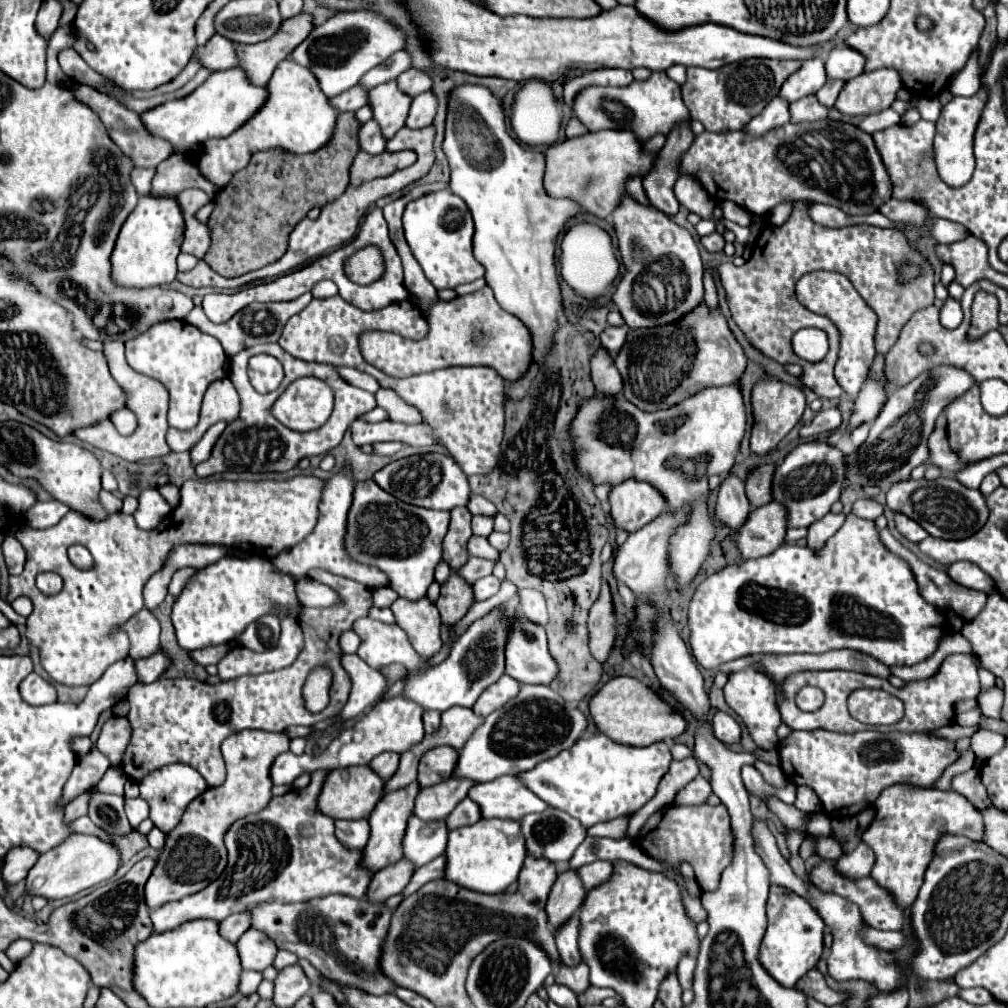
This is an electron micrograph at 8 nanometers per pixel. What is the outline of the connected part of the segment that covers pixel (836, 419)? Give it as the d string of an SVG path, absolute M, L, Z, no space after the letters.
M838 408L820 410L816 414L816 418L812 420L812 424L802 432L802 436L816 436L822 432L834 432L834 430L838 430L840 422L842 422L842 416L840 416Z

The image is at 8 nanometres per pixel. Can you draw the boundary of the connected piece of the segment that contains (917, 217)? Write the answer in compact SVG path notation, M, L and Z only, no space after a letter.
M890 198L888 202L884 202L880 212L894 222L912 222L918 226L924 226L926 218L930 216L922 204L910 202L910 200L904 202L904 200L896 200L896 198Z

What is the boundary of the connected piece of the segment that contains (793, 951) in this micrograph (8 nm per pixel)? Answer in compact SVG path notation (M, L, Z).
M776 884L770 886L766 914L768 928L760 948L760 964L780 984L792 988L798 978L802 978L810 968L814 968L822 956L822 918L818 916L818 912L814 912L814 908L810 908L810 904L806 904L806 900L802 900L802 896L794 896L792 892L786 892L786 888L778 888Z

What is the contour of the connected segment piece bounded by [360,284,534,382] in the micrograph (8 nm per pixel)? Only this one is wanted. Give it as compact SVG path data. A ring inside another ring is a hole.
M486 284L482 290L456 296L452 300L436 300L428 310L426 310L426 322L428 322L428 334L422 340L406 340L404 336L398 336L394 332L362 332L360 334L360 352L366 362L372 366L378 366L382 372L388 376L396 378L408 378L420 372L432 372L438 368L448 368L448 366L490 366L498 370L498 374L506 382L516 382L530 370L534 362L534 342L532 334L526 328L526 324L500 308L500 304L494 298L492 288Z

